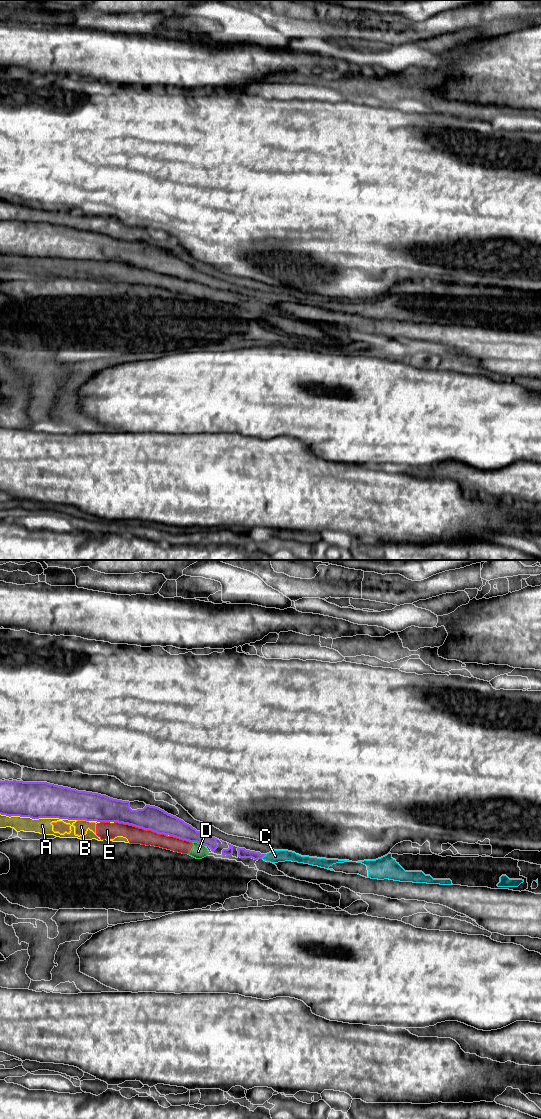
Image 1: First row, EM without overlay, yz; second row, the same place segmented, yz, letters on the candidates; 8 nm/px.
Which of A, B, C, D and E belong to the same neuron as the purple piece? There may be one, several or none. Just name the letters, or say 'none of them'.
C

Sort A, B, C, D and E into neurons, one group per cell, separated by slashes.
A B D E / C

